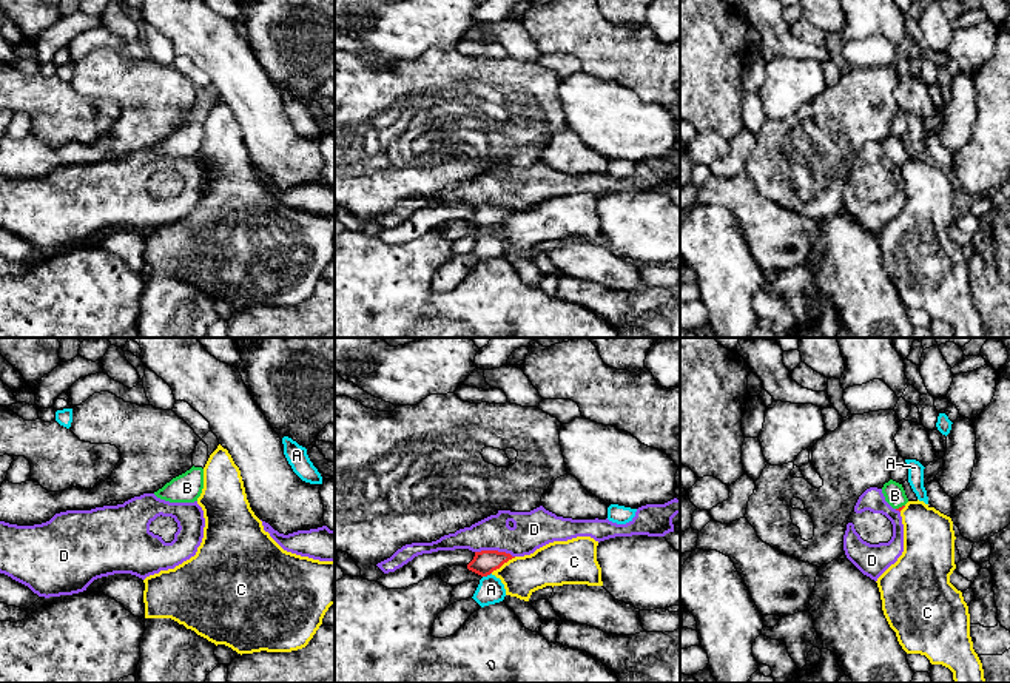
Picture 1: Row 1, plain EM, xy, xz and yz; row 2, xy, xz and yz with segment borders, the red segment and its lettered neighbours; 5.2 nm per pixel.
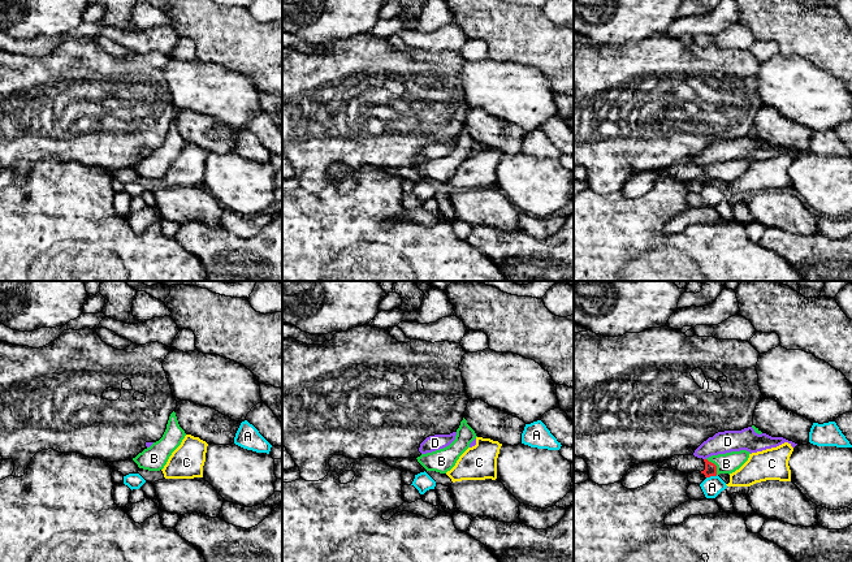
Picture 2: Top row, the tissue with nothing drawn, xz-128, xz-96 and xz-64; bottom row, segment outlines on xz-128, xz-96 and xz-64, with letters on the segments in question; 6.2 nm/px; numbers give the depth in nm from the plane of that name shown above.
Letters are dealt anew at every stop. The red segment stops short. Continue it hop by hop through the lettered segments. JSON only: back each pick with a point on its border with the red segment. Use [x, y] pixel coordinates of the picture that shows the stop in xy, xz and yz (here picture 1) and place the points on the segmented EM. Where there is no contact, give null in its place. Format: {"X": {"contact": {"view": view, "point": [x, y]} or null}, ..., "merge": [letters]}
{"B": {"contact": {"view": "yz", "point": [899, 508]}}, "merge": ["B"]}

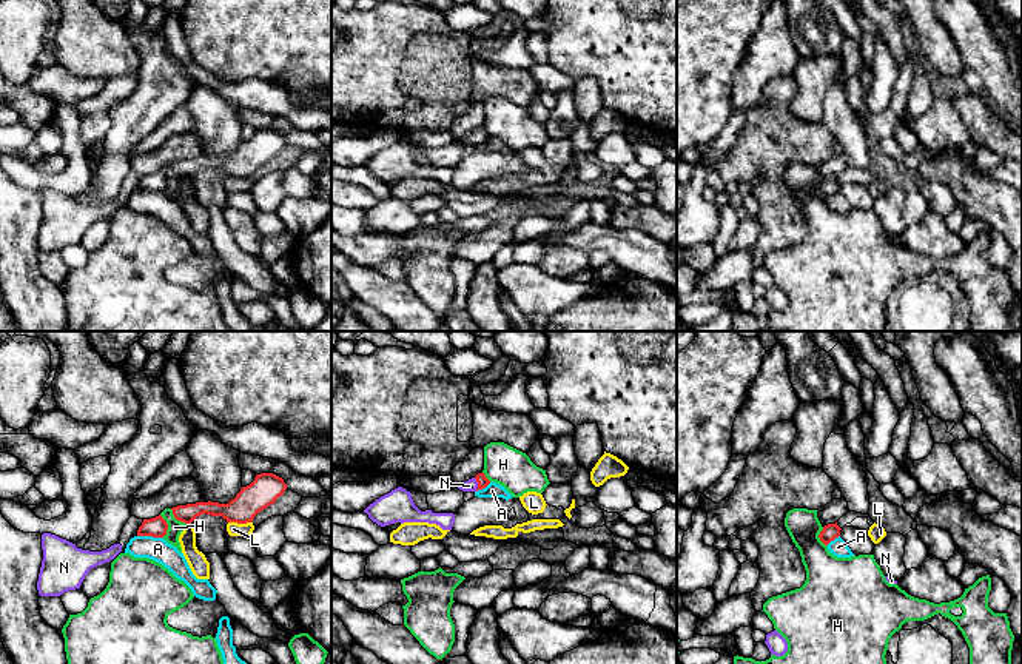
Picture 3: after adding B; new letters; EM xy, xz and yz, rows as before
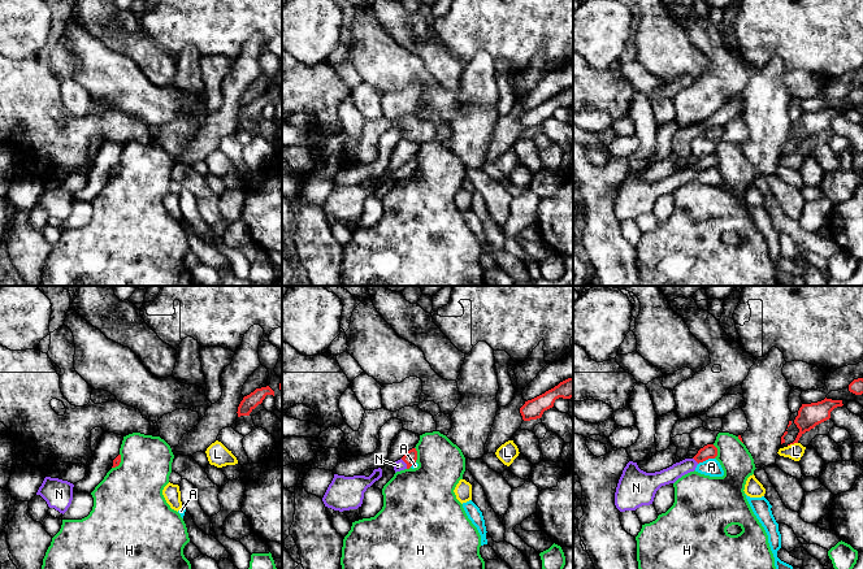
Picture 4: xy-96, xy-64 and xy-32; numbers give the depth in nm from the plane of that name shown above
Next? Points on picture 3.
{"N": {"contact": {"view": "xz", "point": [478, 484]}}, "merge": ["N"]}

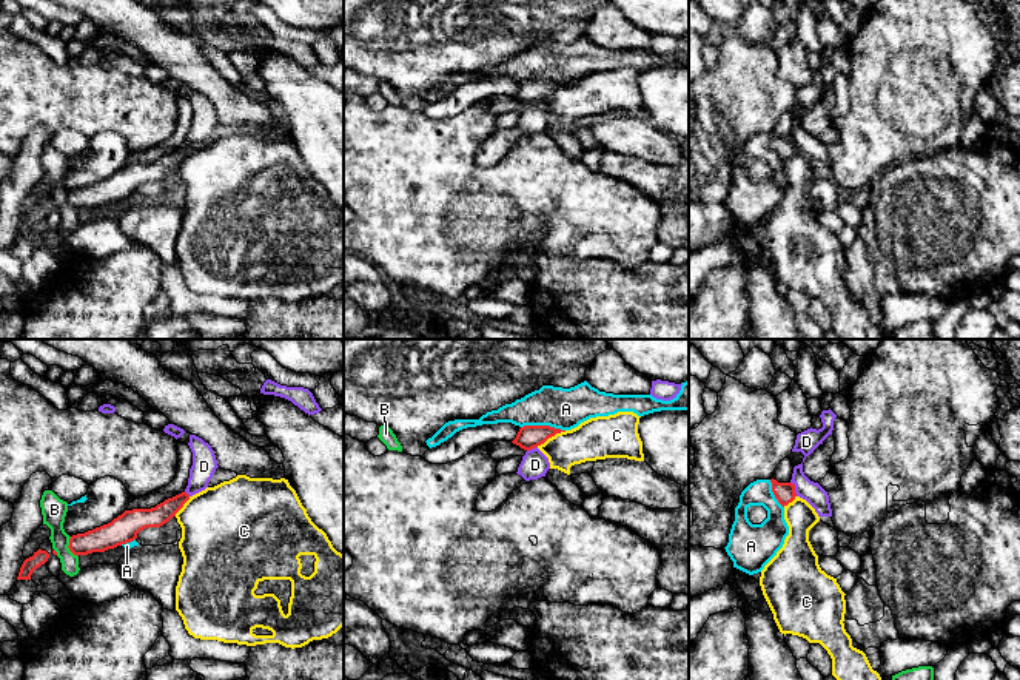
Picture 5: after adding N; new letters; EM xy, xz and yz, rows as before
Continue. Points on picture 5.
{"merge": []}

